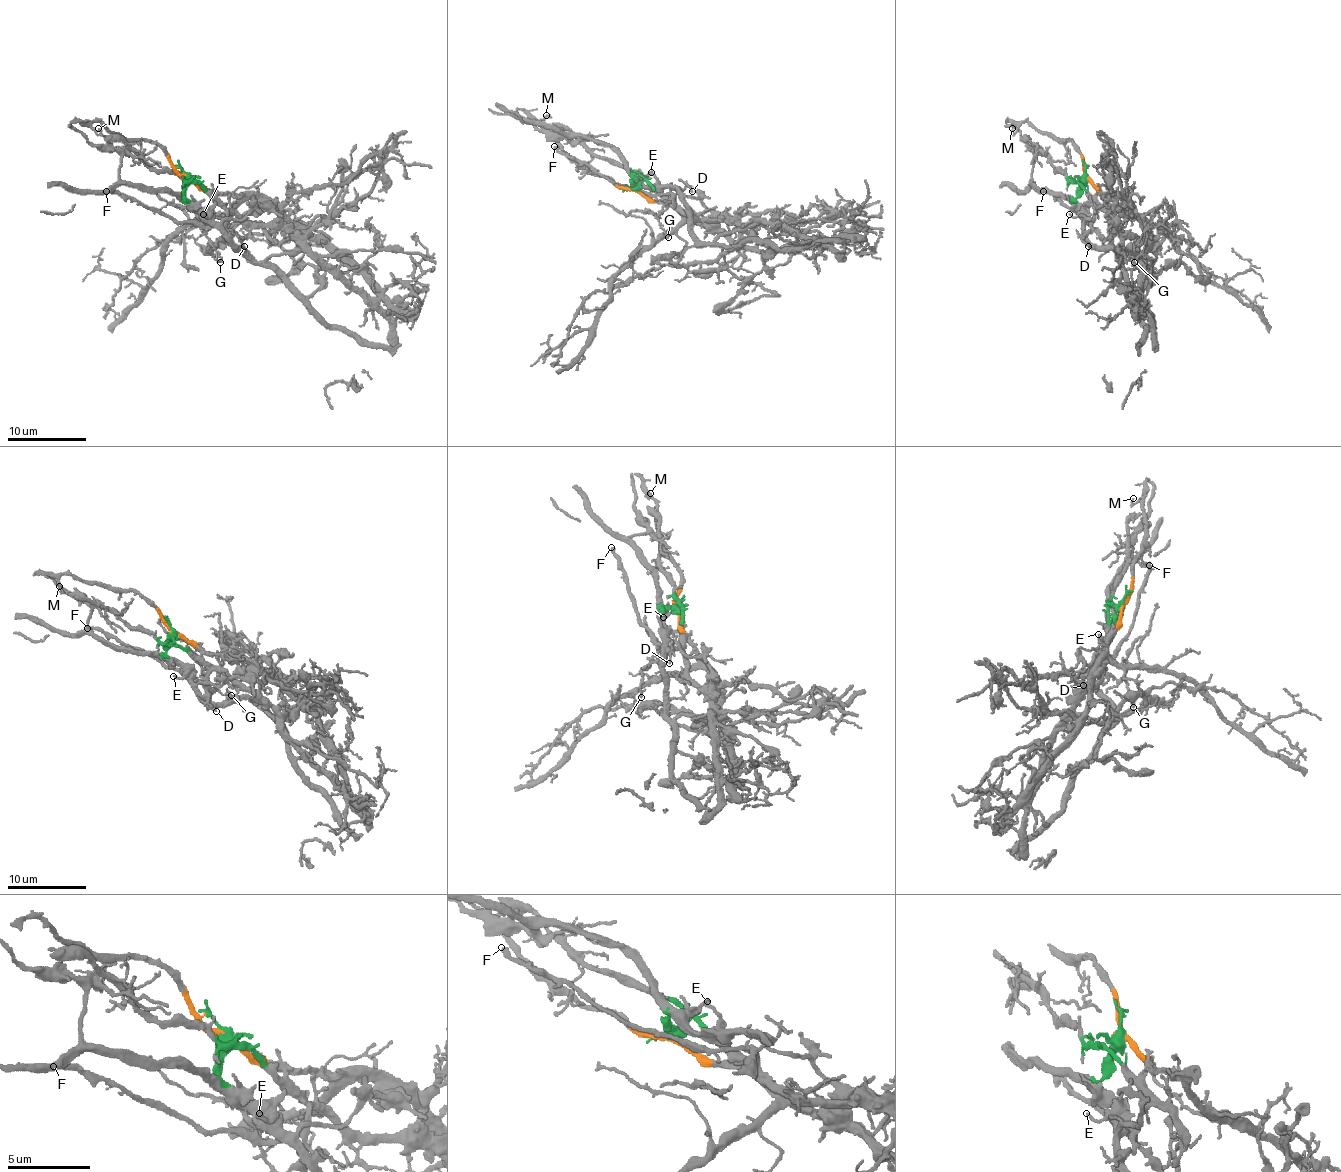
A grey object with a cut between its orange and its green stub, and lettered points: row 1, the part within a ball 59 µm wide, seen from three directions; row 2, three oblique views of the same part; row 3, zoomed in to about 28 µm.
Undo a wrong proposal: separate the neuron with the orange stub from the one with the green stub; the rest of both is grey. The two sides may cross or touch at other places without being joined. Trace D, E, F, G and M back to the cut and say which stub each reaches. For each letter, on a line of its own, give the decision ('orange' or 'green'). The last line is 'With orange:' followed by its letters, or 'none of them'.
D: green
E: green
F: green
G: green
M: orange
With orange: M

